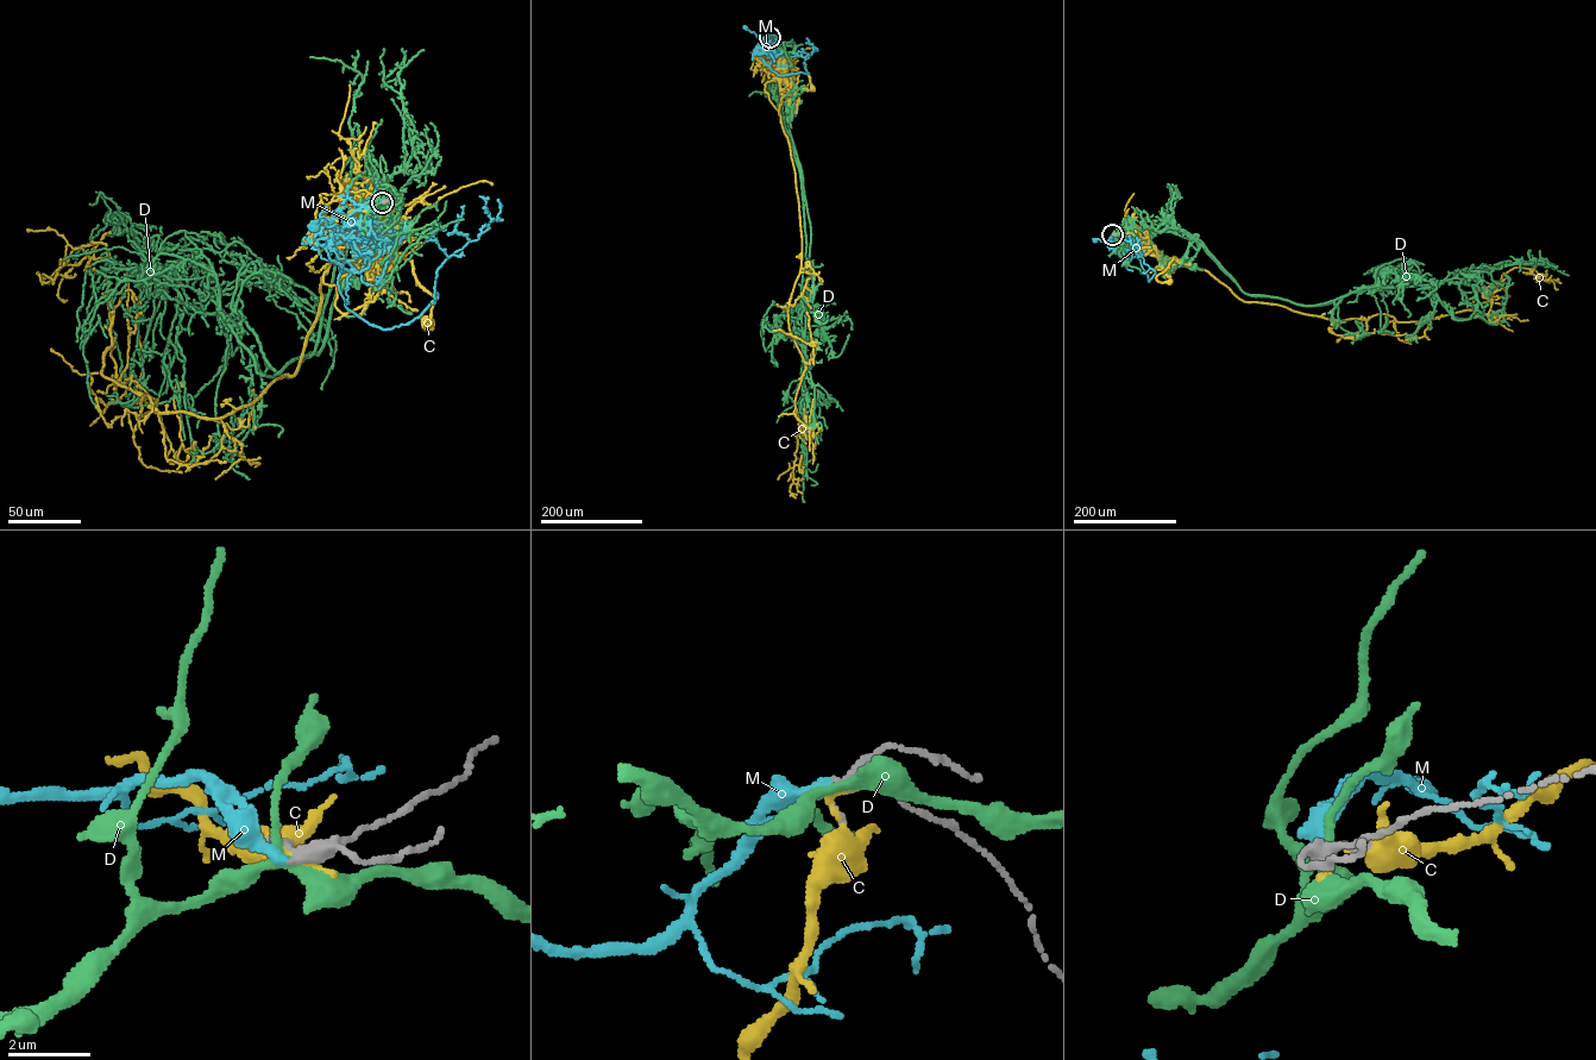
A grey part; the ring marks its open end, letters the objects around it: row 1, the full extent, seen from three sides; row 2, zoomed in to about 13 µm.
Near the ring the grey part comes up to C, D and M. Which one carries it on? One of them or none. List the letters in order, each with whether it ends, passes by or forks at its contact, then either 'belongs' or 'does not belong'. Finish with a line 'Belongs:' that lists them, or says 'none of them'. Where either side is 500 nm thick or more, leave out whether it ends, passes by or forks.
C: it passes by | does not belong
D: it forks | does not belong
M: it ends | does not belong
Belongs: none of them

